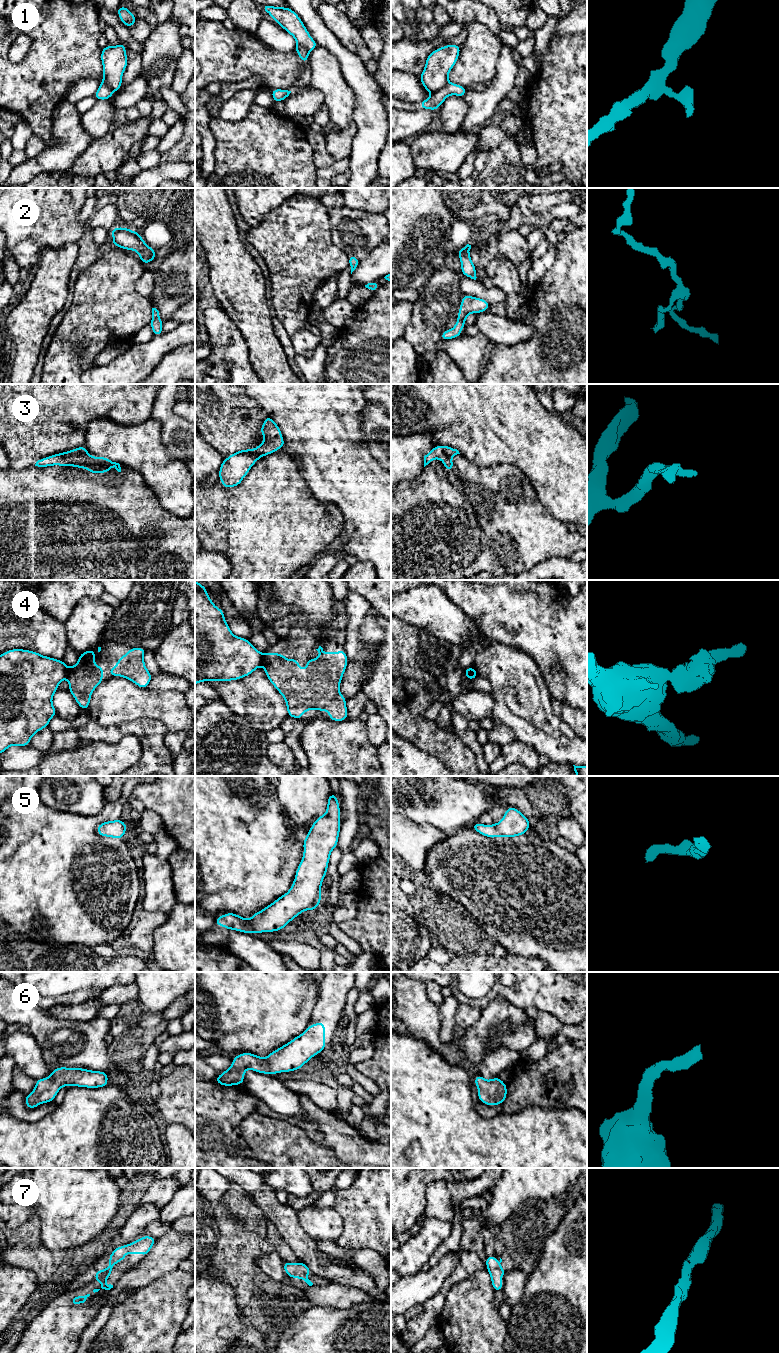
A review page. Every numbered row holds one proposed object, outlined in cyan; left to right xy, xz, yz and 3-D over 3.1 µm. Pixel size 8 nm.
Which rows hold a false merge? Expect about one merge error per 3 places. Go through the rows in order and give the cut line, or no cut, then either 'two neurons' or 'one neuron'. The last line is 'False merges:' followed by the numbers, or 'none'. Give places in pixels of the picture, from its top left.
1: yz (449, 82), (433, 93) | two neurons
2: no cut | one neuron
3: no cut | one neuron
4: yz (474, 668), (471, 673), (465, 675) | two neurons
5: no cut | one neuron
6: no cut | one neuron
7: no cut | one neuron
False merges: 1, 4

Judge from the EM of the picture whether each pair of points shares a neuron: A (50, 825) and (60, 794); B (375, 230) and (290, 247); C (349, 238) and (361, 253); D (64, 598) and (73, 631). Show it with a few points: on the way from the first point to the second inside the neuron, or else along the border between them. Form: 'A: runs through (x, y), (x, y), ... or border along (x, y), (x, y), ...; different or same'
A: border along (42, 802), (56, 810), (78, 814); different
B: border along (327, 216), (331, 241), (348, 255); different
C: runs through (353, 242), (360, 249); same
D: border along (83, 597), (73, 608), (64, 623); different

